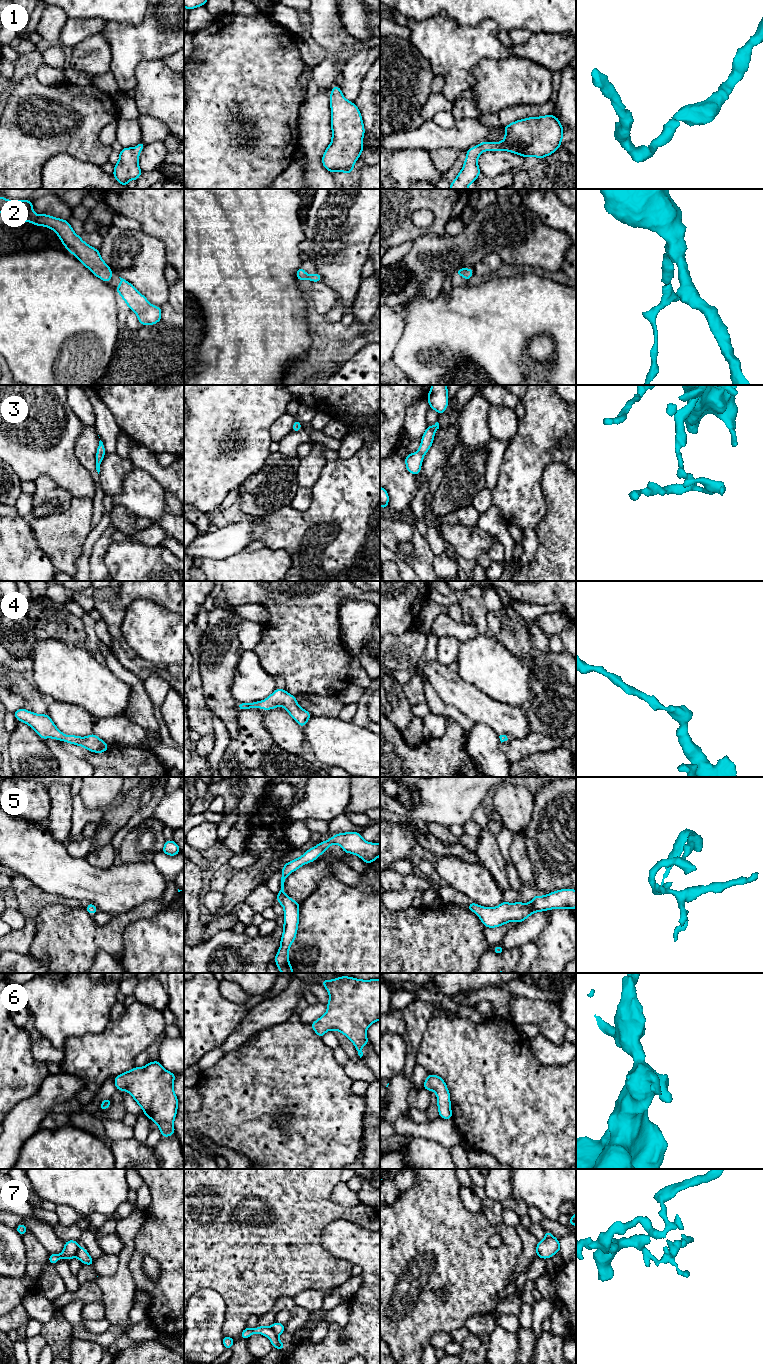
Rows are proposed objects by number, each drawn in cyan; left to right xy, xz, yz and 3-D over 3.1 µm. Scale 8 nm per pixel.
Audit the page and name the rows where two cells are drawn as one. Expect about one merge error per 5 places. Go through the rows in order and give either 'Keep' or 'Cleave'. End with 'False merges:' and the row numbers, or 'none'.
1: Keep
2: Keep
3: Keep
4: Keep
5: Keep
6: Keep
7: Cleave
False merges: 7

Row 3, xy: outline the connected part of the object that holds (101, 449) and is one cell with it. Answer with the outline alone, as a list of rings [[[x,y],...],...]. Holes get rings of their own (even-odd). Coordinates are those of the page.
[[[100,440],[98,448],[97,448],[97,453],[96,453],[96,470],[97,470],[98,474],[100,472],[100,465],[101,465],[101,462],[103,461],[105,453],[106,453],[106,451],[105,451],[104,444]]]

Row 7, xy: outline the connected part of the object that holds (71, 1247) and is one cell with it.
[[[69,1240],[65,1242],[64,1249],[61,1254],[50,1254],[49,1253],[49,1262],[54,1265],[59,1259],[65,1258],[70,1260],[76,1257],[76,1252],[80,1249],[78,1242],[75,1240]]]

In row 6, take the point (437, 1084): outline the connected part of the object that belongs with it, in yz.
[[[428,1074],[423,1088],[428,1091],[432,1090],[436,1093],[440,1118],[452,1119],[450,1092],[445,1081],[437,1075]]]

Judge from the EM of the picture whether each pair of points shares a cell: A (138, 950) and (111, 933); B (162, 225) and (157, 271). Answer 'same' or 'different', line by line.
A: different
B: different

